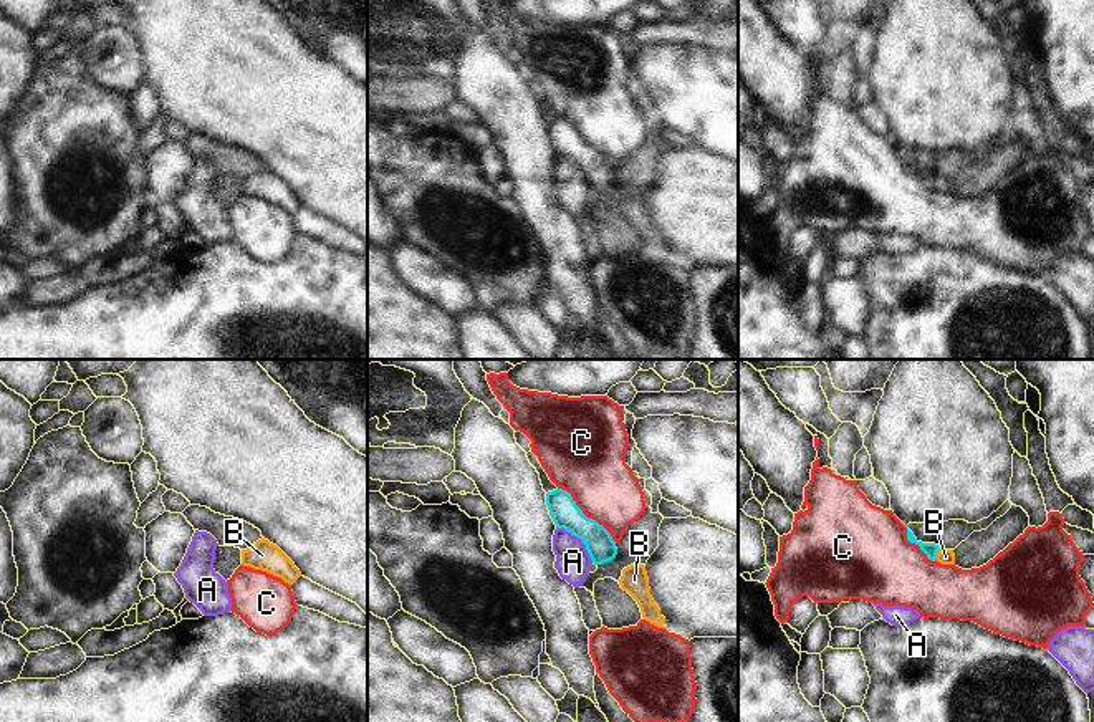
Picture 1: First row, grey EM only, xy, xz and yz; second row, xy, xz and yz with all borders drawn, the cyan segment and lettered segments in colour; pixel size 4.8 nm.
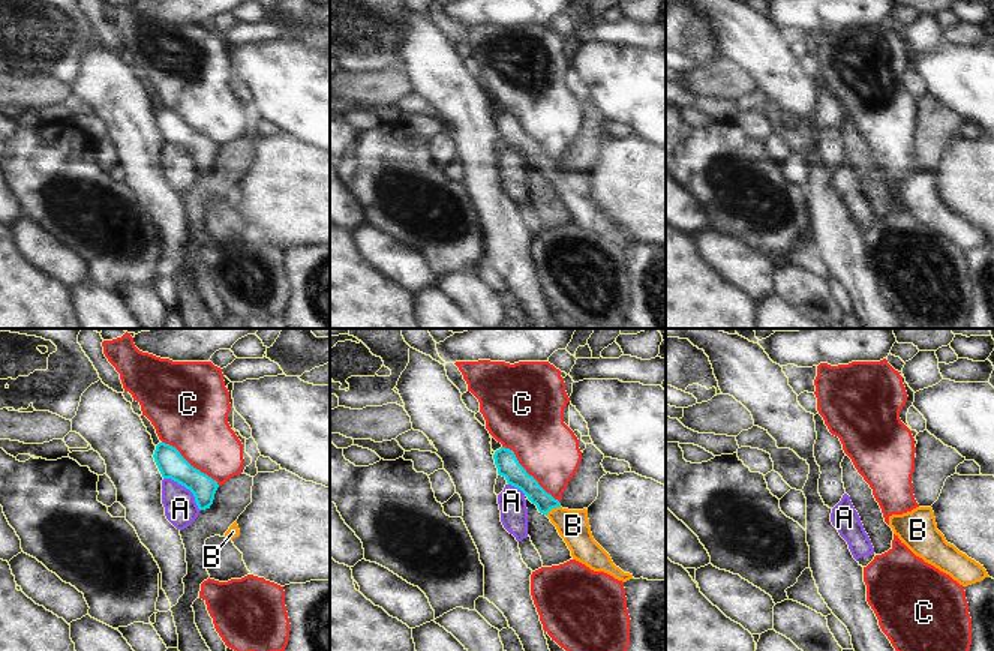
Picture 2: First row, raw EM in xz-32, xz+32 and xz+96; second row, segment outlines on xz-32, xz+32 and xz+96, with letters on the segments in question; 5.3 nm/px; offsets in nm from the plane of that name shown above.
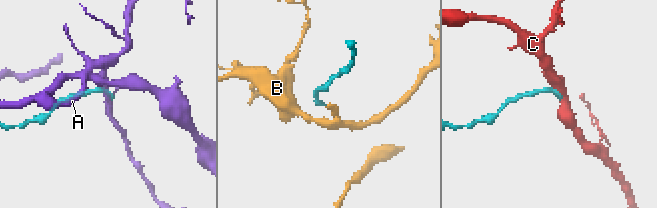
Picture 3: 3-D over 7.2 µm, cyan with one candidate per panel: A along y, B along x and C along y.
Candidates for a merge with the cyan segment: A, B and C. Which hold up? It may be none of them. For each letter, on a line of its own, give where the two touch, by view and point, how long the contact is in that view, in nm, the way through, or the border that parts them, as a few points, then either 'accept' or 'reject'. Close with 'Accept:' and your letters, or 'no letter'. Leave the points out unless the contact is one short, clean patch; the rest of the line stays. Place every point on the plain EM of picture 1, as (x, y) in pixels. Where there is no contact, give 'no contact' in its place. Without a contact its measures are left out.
A: xz (580, 166) | 260 nm | reject
B: yz (935, 182) | 70 nm | across yz (930, 179), (935, 182), (945, 186) | accept
C: xz (585, 144) | 400 nm | reject
Accept: B

